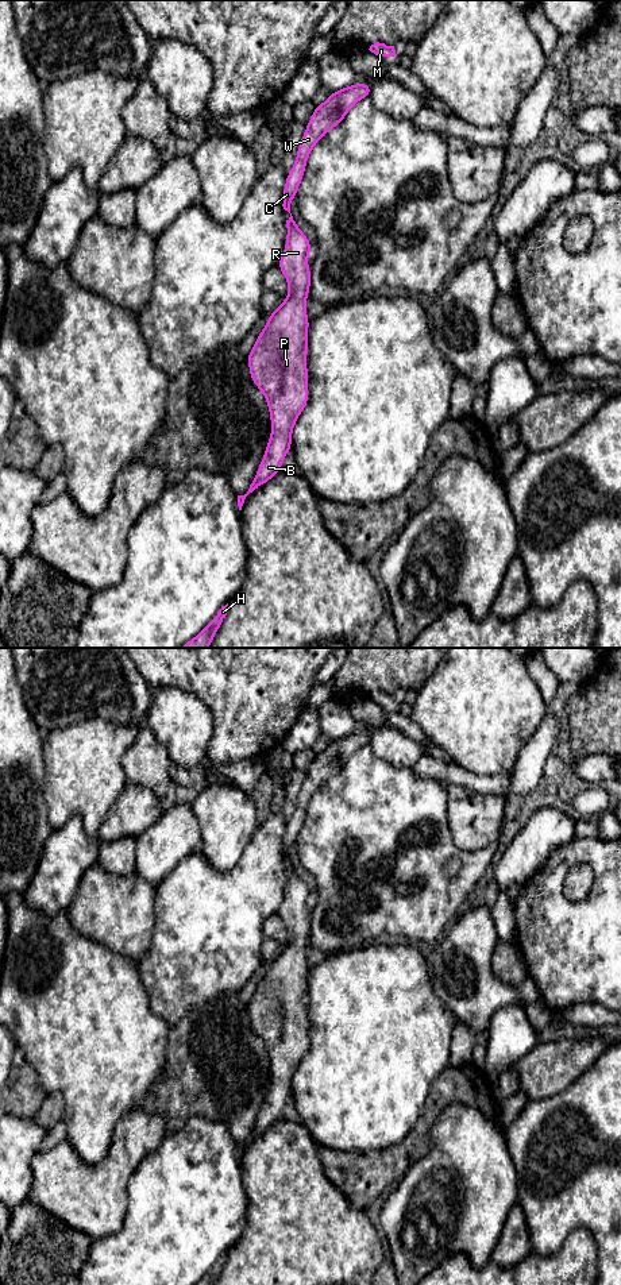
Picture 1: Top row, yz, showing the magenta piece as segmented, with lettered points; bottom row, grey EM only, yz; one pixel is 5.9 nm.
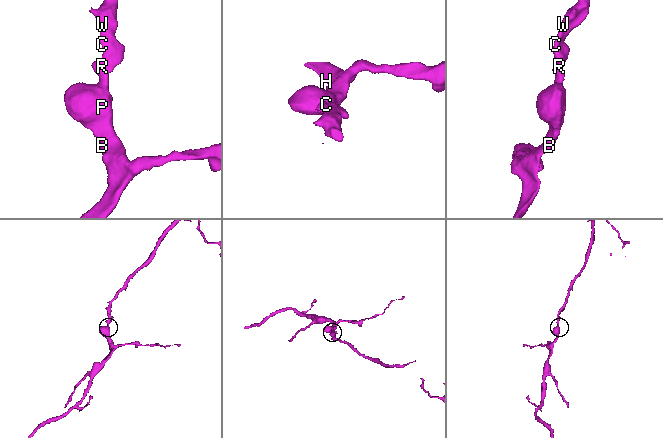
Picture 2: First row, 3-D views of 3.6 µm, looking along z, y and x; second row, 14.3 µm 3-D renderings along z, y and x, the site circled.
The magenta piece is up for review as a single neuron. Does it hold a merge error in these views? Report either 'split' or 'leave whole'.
leave whole

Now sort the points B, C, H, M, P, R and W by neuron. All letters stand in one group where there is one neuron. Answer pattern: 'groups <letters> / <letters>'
groups B C H M P R W

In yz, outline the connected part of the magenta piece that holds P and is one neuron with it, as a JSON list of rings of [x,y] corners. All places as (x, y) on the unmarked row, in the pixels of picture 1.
[[[292,861],[286,876],[286,894],[278,915],[288,929],[289,941],[269,962],[267,972],[247,1003],[250,1024],[266,1045],[271,1084],[248,1139],[238,1143],[239,1158],[250,1141],[282,1118],[285,1103],[292,1097],[292,1078],[309,1046],[306,1003],[310,970],[305,948],[310,937],[306,907],[313,895]]]

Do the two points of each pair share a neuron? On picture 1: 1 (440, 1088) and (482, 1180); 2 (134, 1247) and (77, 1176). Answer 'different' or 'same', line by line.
1: different
2: different

